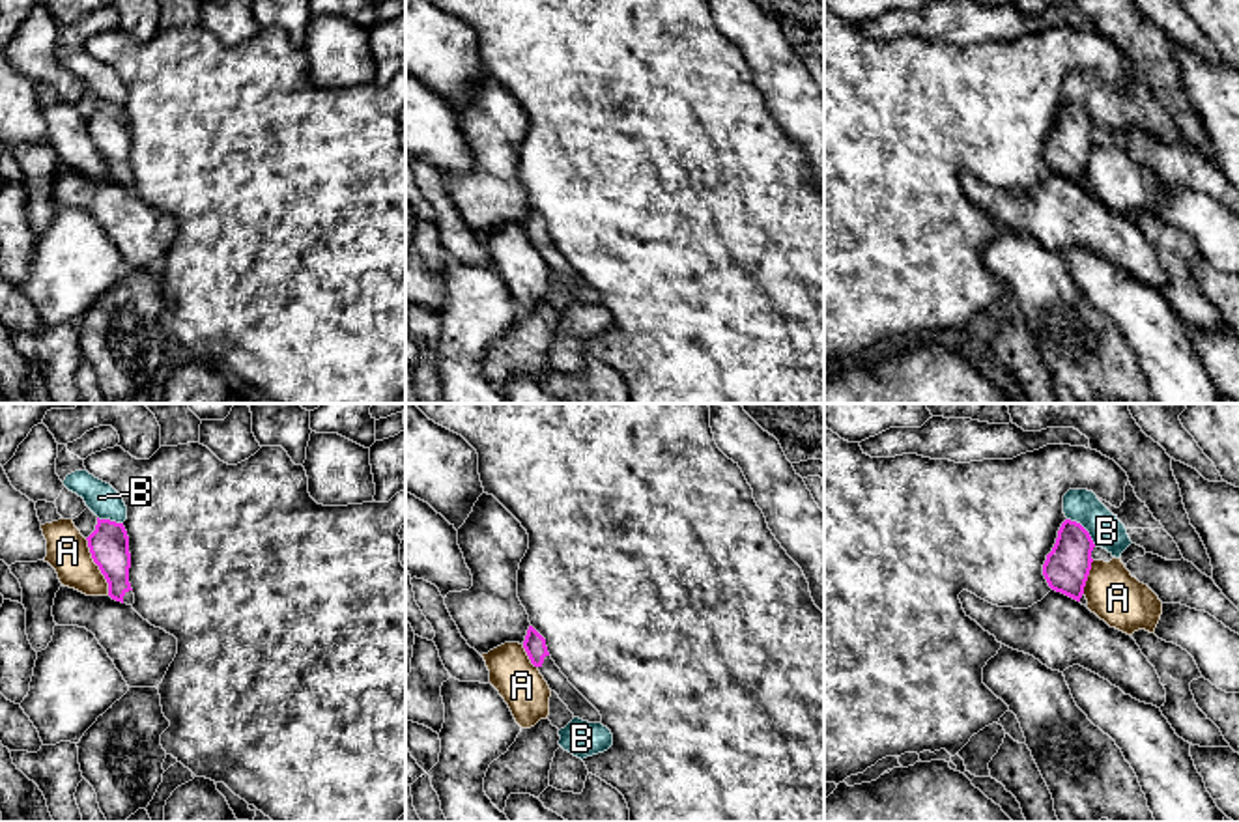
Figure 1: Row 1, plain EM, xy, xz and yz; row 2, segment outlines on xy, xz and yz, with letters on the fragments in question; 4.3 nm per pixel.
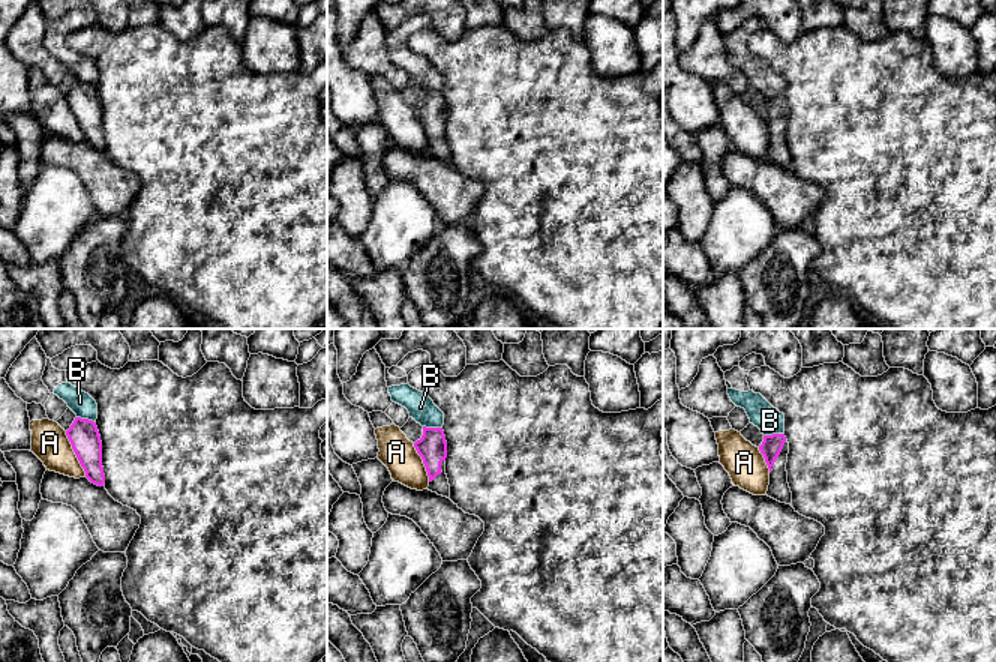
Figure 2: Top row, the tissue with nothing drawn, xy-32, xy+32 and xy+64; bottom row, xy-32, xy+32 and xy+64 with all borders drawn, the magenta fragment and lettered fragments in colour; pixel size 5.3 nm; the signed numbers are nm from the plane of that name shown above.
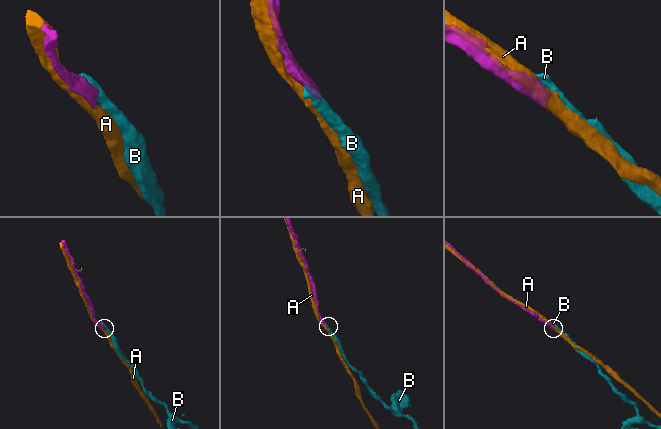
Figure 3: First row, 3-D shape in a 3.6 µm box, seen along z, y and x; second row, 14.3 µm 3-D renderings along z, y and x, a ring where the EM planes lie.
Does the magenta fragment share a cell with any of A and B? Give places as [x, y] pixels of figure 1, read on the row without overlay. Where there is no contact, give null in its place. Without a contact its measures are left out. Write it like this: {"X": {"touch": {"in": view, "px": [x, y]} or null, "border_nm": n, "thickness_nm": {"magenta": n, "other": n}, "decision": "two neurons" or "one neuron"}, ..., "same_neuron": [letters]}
{"A": {"touch": {"in": "xy", "px": [98, 146]}, "border_nm": 260, "thickness_nm": {"magenta": 180, "other": 180}, "decision": "two neurons"}, "B": {"touch": {"in": "yz", "px": [1084, 111]}, "border_nm": 170, "thickness_nm": {"magenta": 190, "other": 150}, "decision": "two neurons"}, "same_neuron": []}

